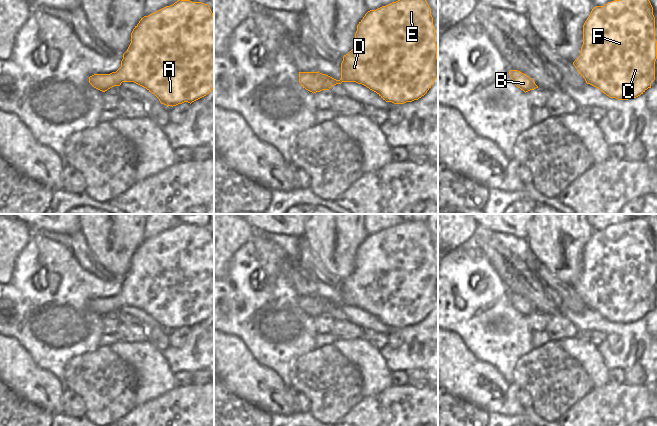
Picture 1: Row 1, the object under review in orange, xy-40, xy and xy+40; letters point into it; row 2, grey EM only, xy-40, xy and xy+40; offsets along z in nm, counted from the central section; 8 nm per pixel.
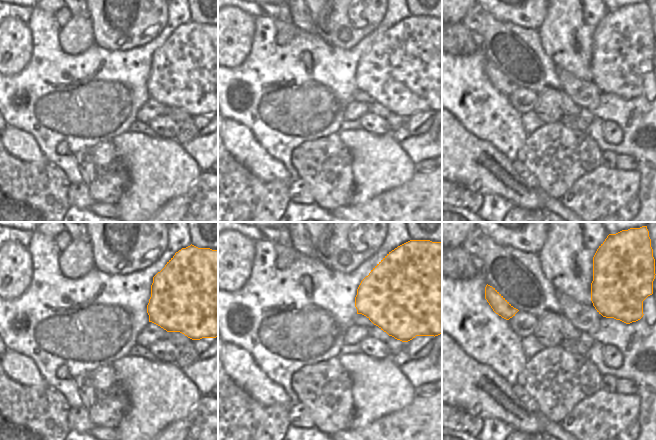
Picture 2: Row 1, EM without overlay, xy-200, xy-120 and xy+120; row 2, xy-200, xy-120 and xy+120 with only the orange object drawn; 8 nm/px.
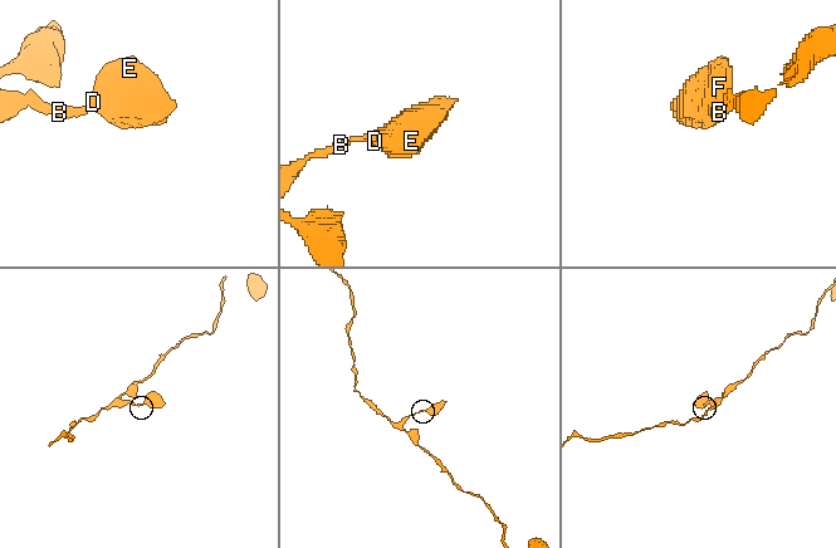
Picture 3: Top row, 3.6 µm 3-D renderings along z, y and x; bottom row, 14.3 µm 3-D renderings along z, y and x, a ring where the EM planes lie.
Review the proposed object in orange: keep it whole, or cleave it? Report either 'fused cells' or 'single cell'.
single cell

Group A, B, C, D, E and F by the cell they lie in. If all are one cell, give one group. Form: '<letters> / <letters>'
A B C D E F

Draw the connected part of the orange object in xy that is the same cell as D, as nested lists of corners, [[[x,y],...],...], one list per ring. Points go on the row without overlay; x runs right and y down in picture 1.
[[[402,222],[376,234],[368,235],[357,249],[355,269],[343,280],[341,303],[336,304],[318,296],[299,296],[299,307],[312,316],[329,314],[342,306],[356,306],[376,316],[386,326],[404,328],[424,320],[438,301],[437,269],[431,233],[425,222]]]

